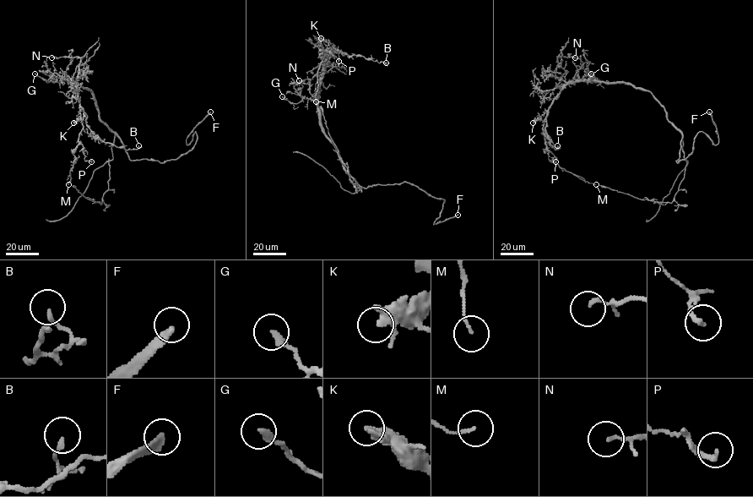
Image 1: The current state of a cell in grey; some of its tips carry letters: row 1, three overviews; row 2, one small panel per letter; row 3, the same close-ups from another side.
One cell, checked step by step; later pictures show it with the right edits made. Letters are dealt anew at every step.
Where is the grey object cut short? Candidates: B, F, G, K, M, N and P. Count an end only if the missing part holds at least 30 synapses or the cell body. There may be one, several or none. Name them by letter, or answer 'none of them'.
F

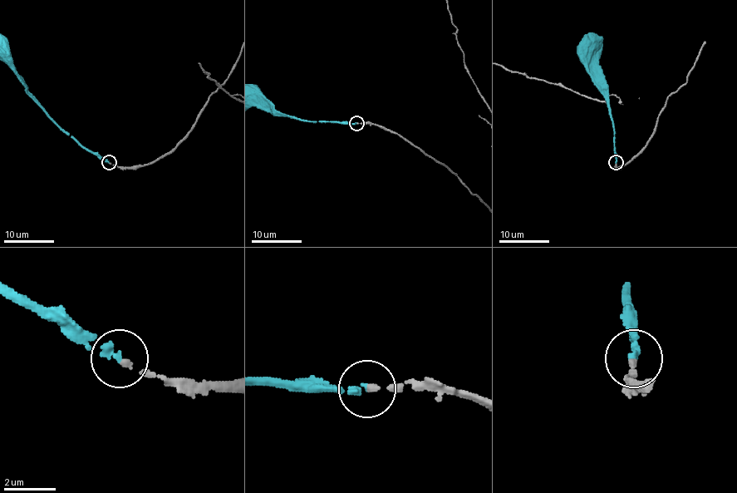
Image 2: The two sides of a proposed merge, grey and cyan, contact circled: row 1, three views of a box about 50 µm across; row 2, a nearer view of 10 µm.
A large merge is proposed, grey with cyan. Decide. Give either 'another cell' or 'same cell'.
same cell

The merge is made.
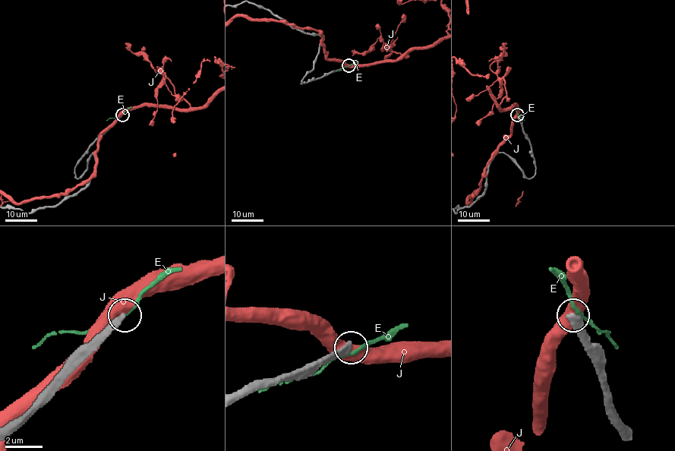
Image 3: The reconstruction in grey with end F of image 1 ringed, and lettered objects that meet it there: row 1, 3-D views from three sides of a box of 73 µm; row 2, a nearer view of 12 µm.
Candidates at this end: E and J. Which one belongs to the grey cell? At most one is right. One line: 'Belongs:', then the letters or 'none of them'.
Belongs: none of them

